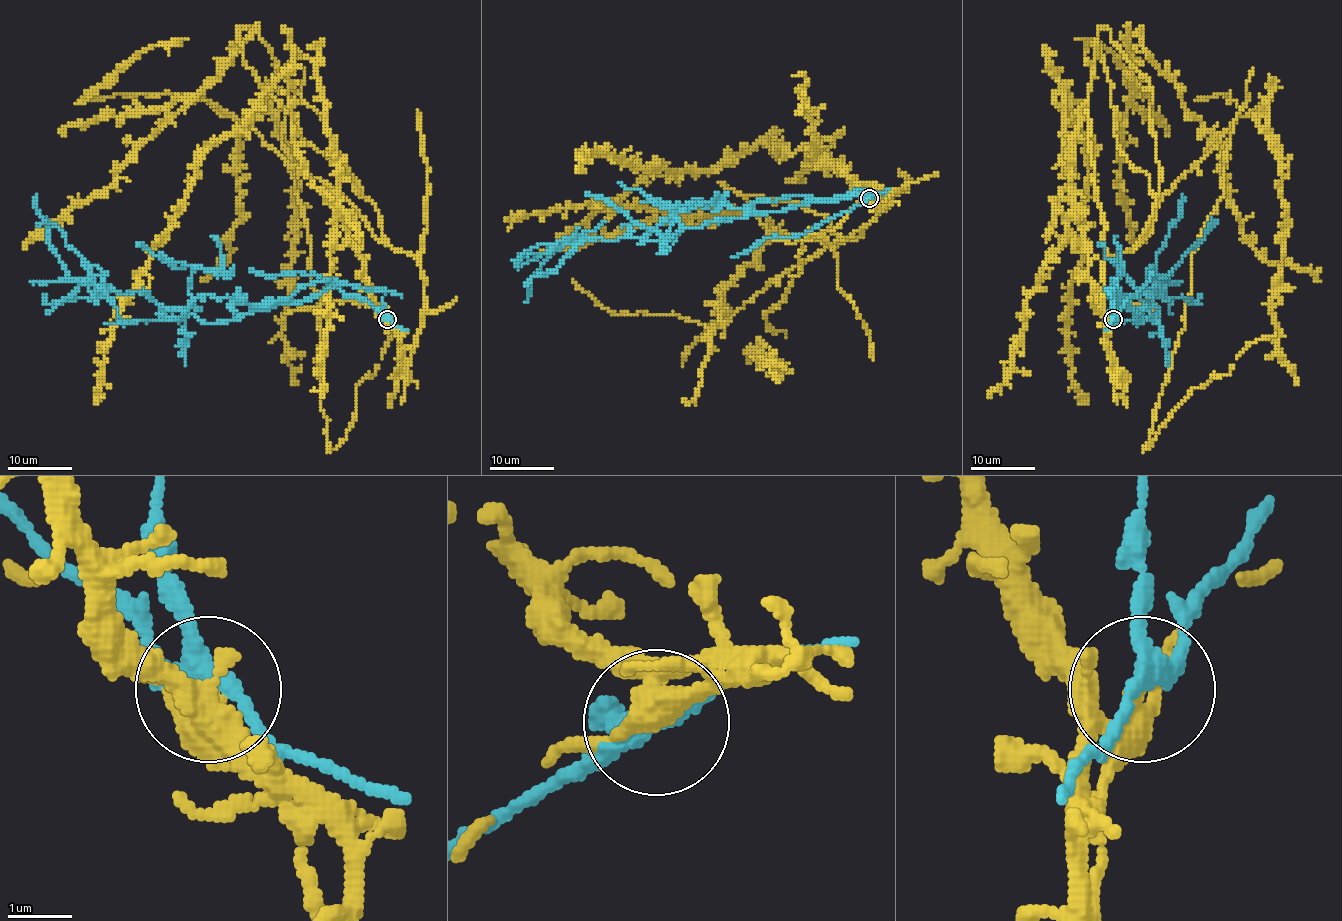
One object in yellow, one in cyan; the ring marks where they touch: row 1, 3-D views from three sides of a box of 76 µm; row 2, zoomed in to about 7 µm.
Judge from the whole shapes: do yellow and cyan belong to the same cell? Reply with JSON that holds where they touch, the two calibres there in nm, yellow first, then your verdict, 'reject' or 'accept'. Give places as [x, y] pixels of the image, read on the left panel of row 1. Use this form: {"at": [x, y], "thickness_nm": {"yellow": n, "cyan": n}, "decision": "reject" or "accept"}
{"at": [387, 319], "thickness_nm": {"yellow": 320, "cyan": 240}, "decision": "reject"}

